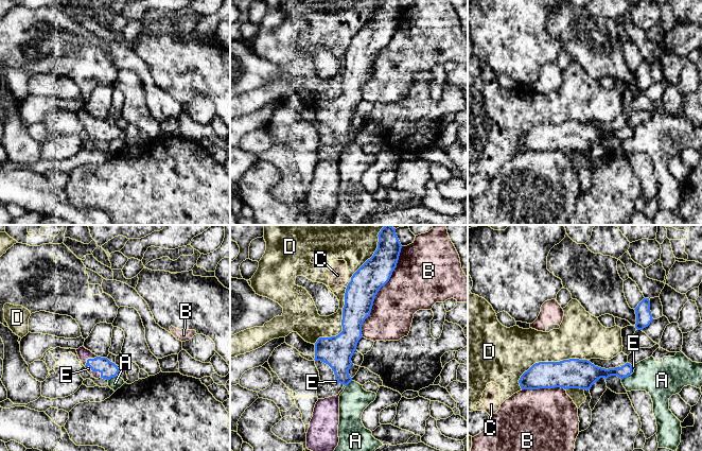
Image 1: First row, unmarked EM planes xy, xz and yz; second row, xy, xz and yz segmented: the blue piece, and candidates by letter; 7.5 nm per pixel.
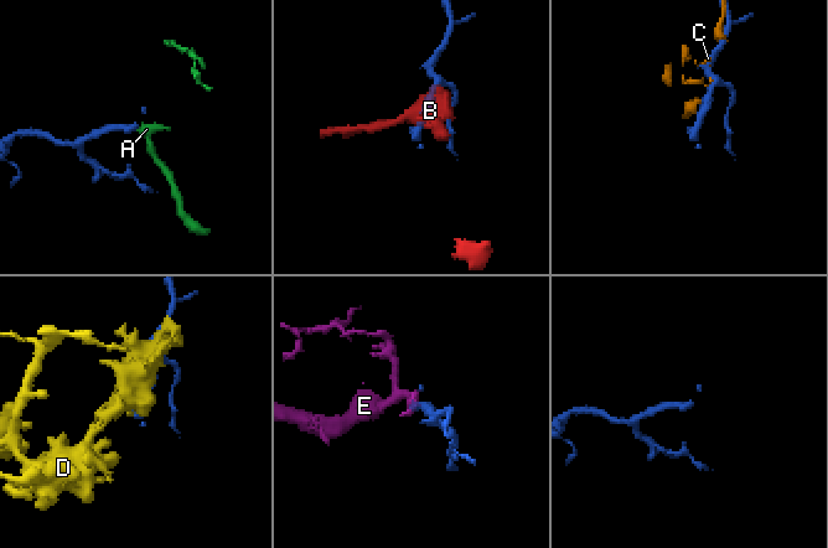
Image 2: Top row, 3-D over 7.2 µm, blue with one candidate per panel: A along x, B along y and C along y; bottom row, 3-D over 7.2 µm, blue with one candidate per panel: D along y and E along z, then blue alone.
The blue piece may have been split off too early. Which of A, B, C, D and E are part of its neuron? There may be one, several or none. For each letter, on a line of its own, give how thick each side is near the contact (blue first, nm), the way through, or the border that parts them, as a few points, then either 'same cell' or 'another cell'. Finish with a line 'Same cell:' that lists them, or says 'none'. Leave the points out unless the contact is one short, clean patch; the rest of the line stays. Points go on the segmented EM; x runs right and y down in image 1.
A: calibres 120 and 260 nm; border yz (631, 375), (621, 380); another cell
B: calibres 220 and 360 nm; another cell
C: calibres 220 and 130 nm; another cell
D: calibres 220 and 320 nm; another cell
E: calibres 130 and 60 nm; same cell
Same cell: E

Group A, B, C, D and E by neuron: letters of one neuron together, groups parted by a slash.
A / B / C D / E

